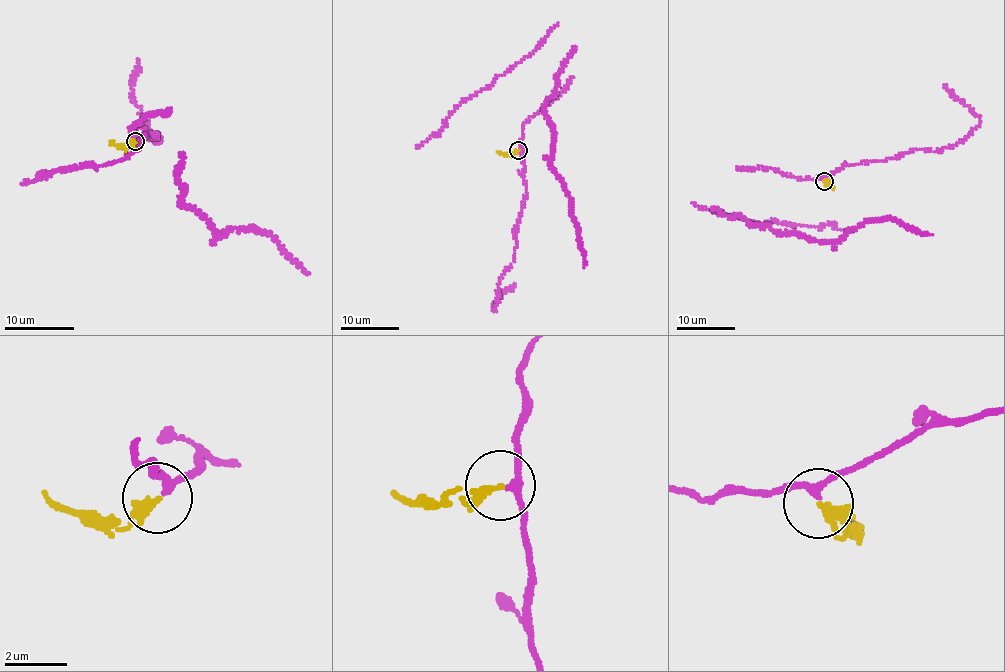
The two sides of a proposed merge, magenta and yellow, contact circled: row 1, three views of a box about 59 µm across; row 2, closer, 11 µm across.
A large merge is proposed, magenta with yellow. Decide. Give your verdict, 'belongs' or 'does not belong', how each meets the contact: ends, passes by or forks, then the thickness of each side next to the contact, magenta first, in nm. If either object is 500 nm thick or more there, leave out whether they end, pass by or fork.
does not belong; magenta passes by; yellow ends there; 200 nm thick on the magenta side, 220 nm on the other

